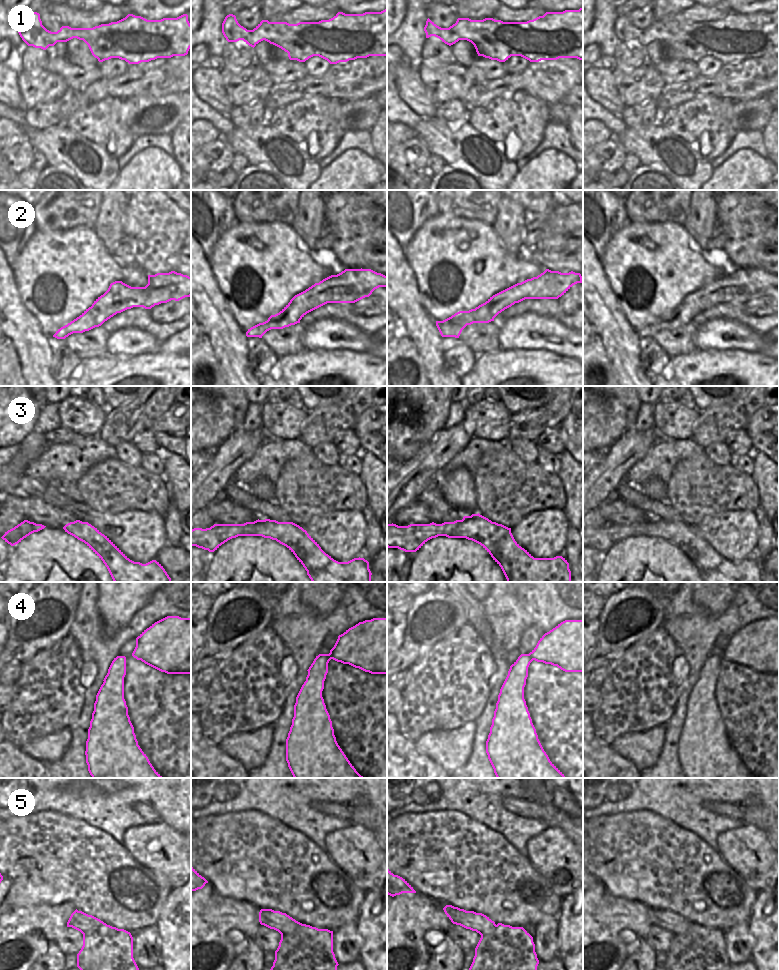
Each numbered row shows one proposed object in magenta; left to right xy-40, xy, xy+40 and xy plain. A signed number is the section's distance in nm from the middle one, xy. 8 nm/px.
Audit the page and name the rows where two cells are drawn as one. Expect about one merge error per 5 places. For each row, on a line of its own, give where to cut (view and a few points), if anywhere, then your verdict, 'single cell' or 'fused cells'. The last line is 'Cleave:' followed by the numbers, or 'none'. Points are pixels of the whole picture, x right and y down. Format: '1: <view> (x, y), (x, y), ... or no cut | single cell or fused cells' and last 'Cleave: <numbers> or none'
1: no cut | single cell
2: no cut | single cell
3: no cut | single cell
4: no cut | single cell
5: xy-40 (106, 924), (99, 934), (88, 934), (83, 937) | fused cells
Cleave: 5

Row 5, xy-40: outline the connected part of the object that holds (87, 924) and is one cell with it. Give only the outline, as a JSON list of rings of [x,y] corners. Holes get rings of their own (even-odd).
[[[77,909],[71,914],[67,927],[72,927],[83,934],[83,937],[88,935],[100,935],[101,930],[107,924],[101,921],[100,919],[88,915],[82,911],[78,911]]]

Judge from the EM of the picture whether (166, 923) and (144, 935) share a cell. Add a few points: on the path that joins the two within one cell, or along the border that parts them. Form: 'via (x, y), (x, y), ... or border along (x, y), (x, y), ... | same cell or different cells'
border along (155, 924), (158, 930), (158, 947), (161, 951) | different cells

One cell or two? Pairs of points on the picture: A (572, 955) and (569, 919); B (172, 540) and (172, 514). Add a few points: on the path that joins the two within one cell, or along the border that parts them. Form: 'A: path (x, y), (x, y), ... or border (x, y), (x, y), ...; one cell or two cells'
A: path (572, 946), (572, 928); one cell
B: path (172, 534), (172, 520); one cell

